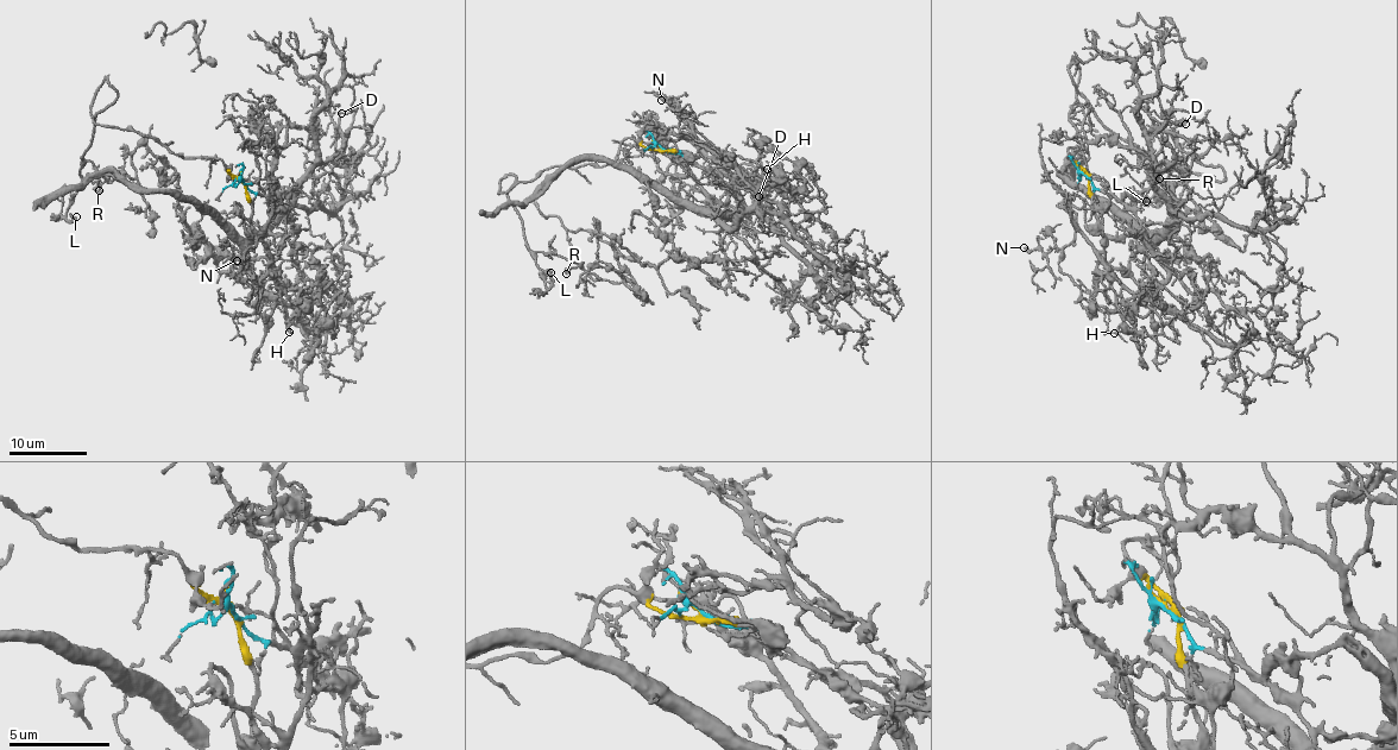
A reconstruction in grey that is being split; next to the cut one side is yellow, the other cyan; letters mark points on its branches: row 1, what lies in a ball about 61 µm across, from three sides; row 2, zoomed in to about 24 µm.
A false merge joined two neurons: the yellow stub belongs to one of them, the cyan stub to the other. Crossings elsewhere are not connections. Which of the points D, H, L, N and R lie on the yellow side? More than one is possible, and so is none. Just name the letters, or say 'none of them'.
L, N, R

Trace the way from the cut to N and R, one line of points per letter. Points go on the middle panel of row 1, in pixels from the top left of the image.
N: (660, 145), (688, 158), (657, 139), (662, 132), (690, 138), (684, 138), (678, 113), (661, 100)
R: (660, 145), (499, 182), (516, 177), (526, 245), (579, 264), (567, 275)

